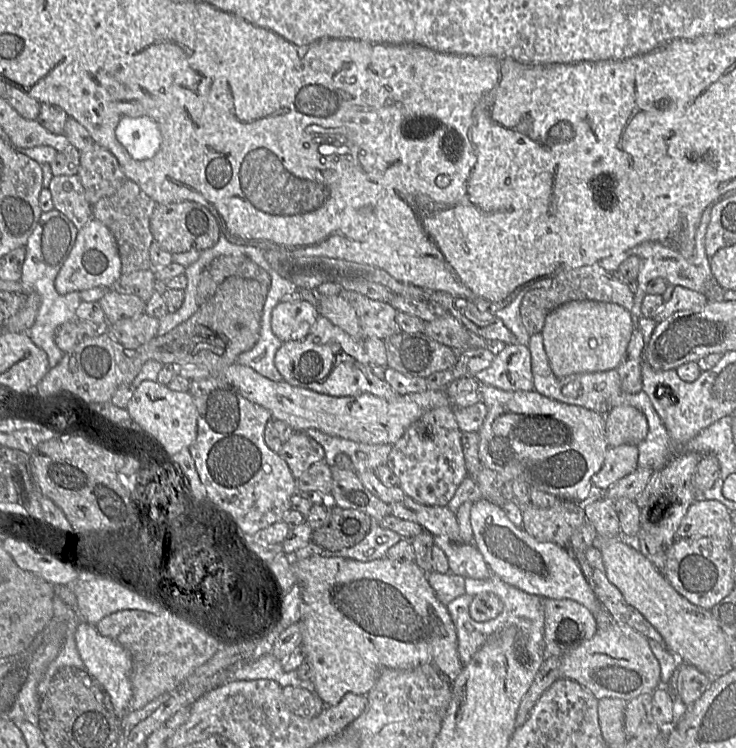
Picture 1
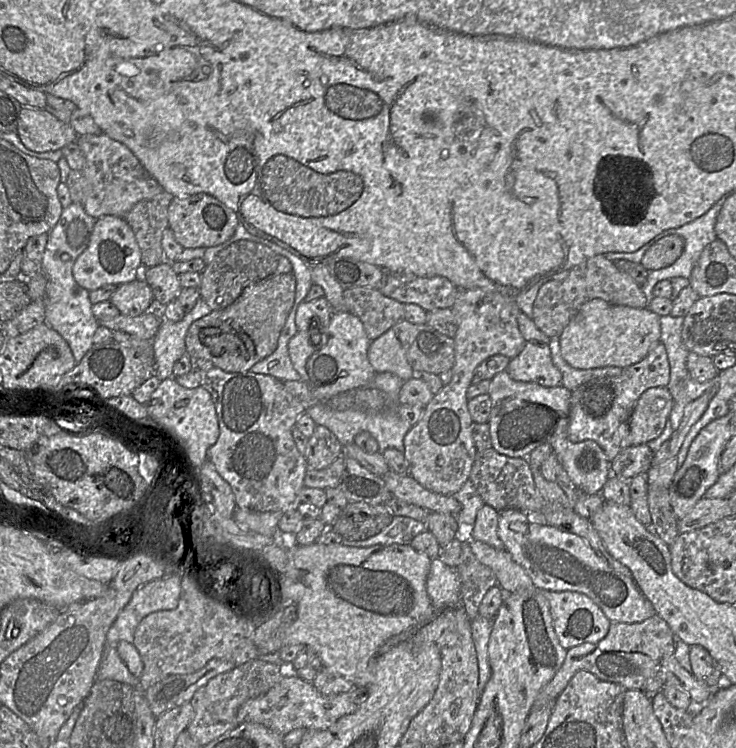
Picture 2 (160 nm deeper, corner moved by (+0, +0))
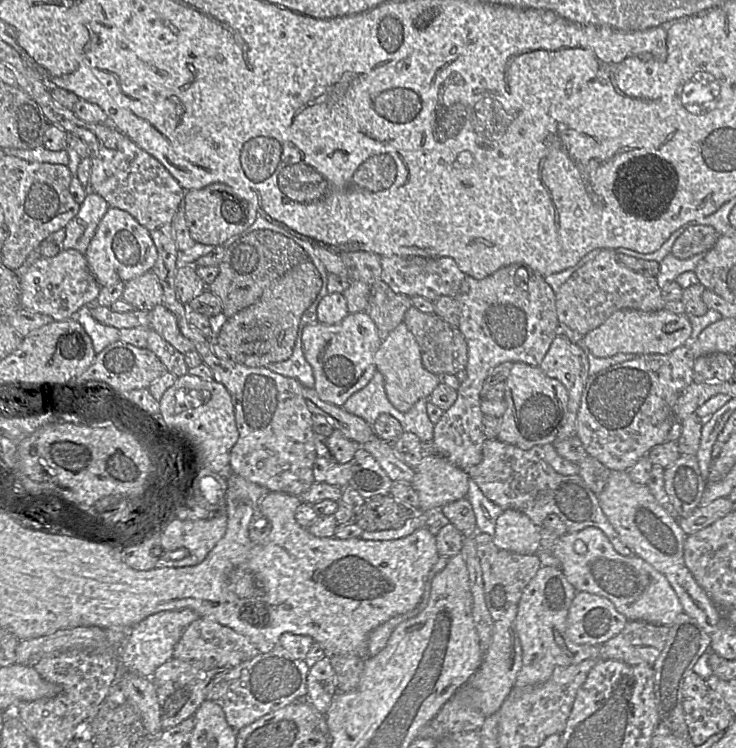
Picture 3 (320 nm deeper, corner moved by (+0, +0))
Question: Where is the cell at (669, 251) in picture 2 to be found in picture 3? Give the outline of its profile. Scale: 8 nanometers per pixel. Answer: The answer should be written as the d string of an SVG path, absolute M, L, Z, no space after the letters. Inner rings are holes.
M692 225L674 242L670 254L678 259L688 259L709 251L716 243L718 234L712 226Z

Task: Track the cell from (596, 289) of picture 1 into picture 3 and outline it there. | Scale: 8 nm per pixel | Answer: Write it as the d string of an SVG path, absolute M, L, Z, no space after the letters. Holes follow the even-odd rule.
M602 249L591 261L576 270L556 294L559 324L585 335L617 310L636 309L653 312L664 309L665 301L656 277L635 272L615 260L616 251Z

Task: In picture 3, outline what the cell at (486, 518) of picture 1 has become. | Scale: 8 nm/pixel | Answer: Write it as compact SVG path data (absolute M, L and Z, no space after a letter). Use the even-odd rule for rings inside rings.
M541 527L539 551L549 552L560 561L561 571L577 592L587 592L608 599L628 621L670 626L683 613L675 591L663 574L635 555L627 557L618 554L605 534L597 528L586 528L577 533L556 536Z

